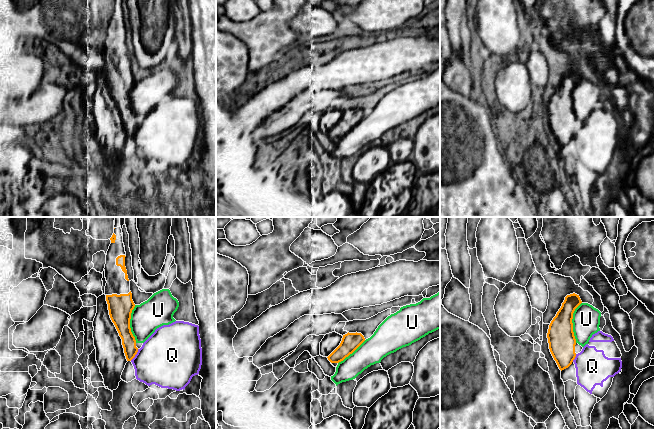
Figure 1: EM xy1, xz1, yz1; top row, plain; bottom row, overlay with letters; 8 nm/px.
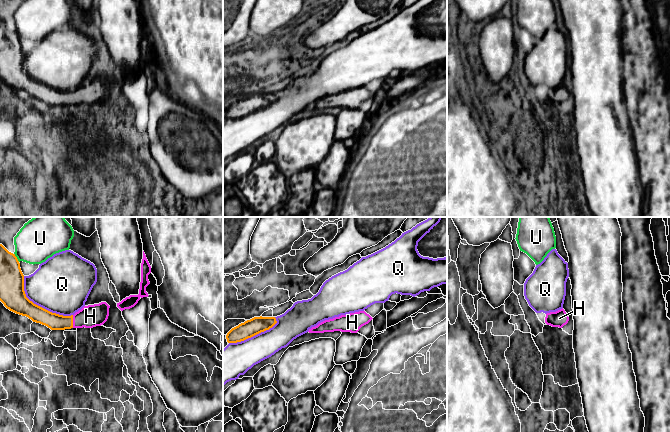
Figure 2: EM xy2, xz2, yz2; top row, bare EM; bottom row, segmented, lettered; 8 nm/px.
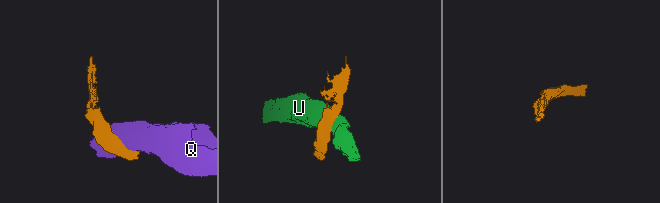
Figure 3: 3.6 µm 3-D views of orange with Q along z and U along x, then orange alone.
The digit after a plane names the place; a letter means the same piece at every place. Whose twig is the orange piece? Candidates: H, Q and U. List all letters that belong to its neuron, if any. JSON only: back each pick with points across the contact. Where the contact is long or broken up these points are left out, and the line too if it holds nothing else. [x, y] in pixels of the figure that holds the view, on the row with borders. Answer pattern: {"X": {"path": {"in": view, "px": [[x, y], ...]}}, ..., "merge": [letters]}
{"H": {"path": {"in": "xy2", "px": [[54, 321], [72, 321], [90, 316]]}}, "merge": ["H"]}

